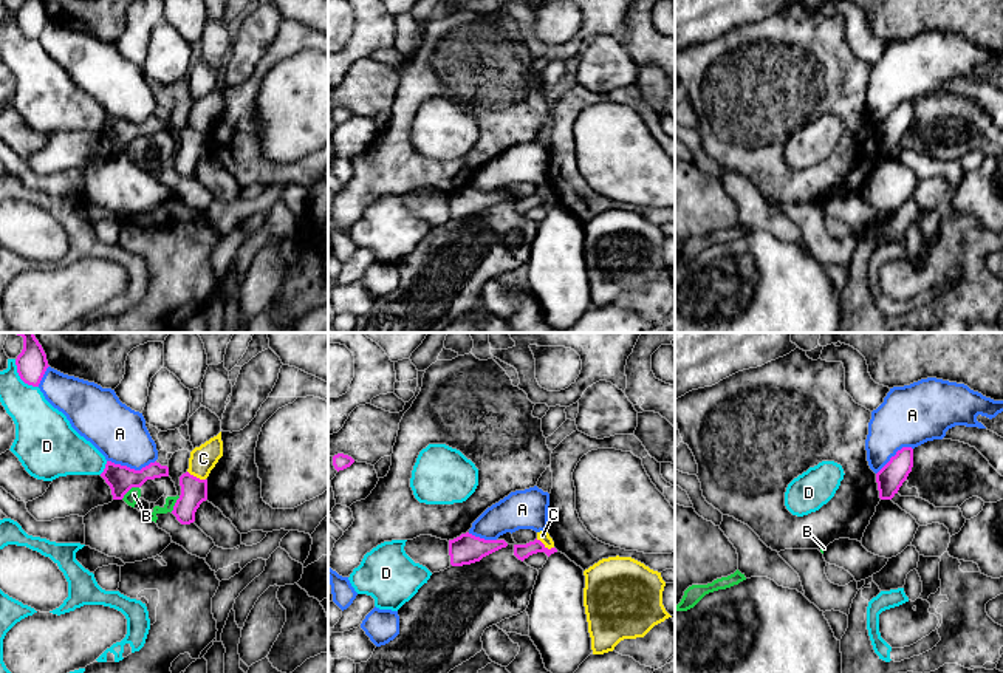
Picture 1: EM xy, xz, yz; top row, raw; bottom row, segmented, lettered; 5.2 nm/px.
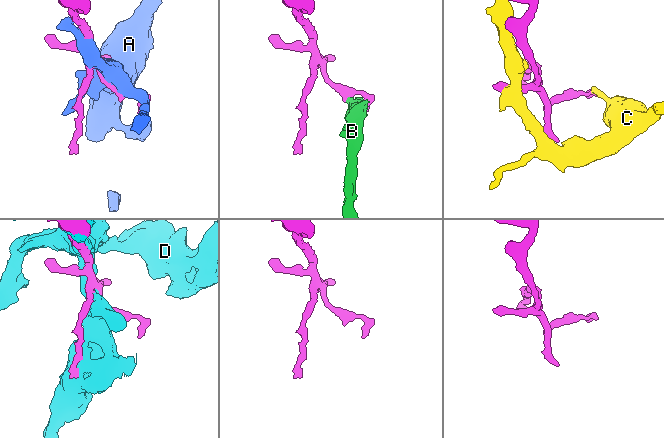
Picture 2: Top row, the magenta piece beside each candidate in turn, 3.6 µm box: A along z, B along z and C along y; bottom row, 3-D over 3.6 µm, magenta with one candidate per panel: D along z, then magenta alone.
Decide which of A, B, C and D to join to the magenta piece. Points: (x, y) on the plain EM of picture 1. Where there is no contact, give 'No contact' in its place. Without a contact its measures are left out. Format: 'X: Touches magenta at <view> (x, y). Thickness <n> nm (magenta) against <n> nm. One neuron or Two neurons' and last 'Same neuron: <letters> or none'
A: Touches magenta at xy (132, 122). Thickness 140 nm (magenta) against 280 nm. Two neurons
B: Touches magenta at xy (129, 143). Thickness 140 nm (magenta) against 70 nm. Two neurons
C: Touches magenta at xz (544, 198). Thickness 80 nm (magenta) against 60 nm. Two neurons
D: Touches magenta at xy (20, 31). Thickness 160 nm (magenta) against 240 nm. Two neurons
Same neuron: none

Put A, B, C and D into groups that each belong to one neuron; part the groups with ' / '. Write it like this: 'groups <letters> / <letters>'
groups A / B / C / D

